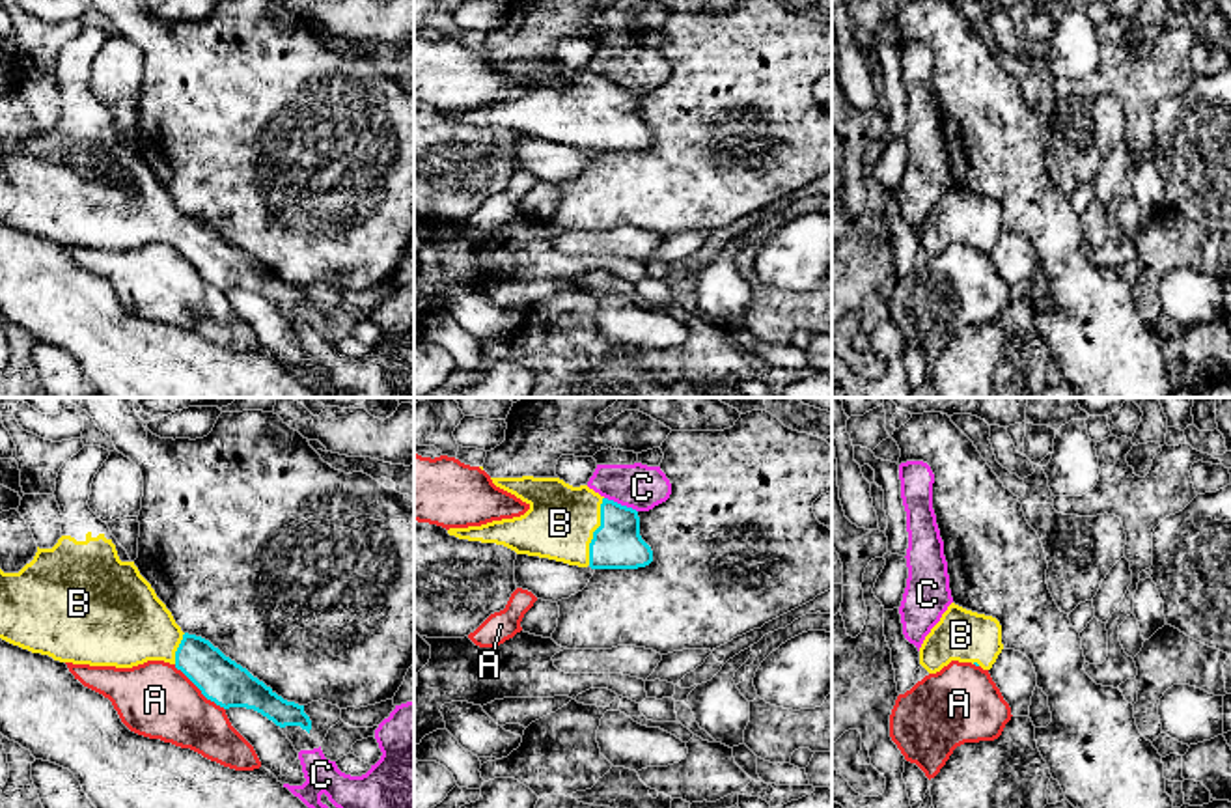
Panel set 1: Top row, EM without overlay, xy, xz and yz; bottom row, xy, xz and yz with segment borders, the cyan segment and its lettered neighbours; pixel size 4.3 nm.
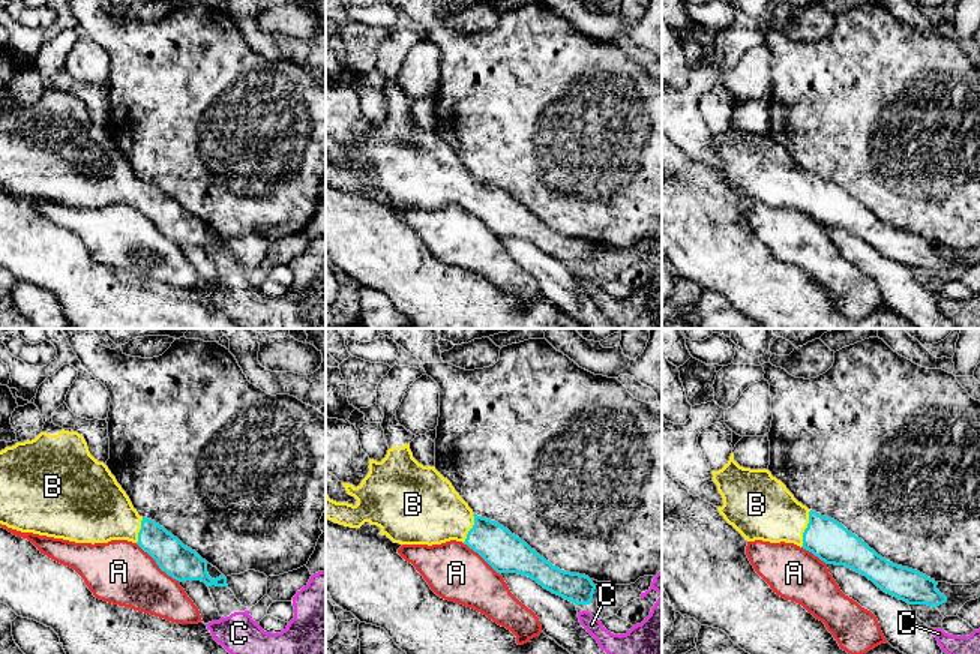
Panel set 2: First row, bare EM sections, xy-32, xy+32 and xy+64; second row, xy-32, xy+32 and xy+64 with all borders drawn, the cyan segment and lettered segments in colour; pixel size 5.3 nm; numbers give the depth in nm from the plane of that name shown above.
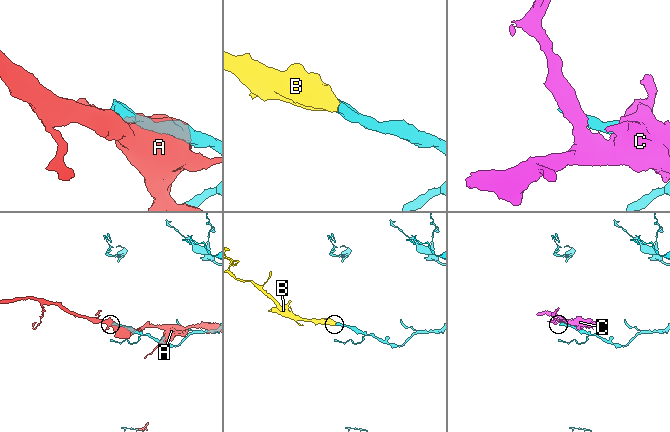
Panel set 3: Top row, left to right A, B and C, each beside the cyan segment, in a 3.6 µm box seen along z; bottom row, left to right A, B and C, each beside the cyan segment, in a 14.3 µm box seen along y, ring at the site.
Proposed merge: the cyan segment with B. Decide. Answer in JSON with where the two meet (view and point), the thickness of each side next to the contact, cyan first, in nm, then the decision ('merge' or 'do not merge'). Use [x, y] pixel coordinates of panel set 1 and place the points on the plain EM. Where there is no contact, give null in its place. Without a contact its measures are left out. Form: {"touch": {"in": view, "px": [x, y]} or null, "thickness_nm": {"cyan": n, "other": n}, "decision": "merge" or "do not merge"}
{"touch": {"in": "xz", "px": [595, 112]}, "thickness_nm": {"cyan": 220, "other": 300}, "decision": "merge"}

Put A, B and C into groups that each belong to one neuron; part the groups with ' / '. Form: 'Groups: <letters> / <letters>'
Groups: A / B / C

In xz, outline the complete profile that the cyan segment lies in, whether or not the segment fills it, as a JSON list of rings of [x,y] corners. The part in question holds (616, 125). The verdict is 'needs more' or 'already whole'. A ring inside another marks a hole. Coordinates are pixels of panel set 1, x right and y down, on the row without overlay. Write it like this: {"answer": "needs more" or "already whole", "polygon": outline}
{"answer": "needs more", "polygon": [[[560,60],[491,62],[530,91],[481,108],[450,110],[450,118],[591,151],[638,151],[653,144],[653,132],[640,118],[636,91]]]}

